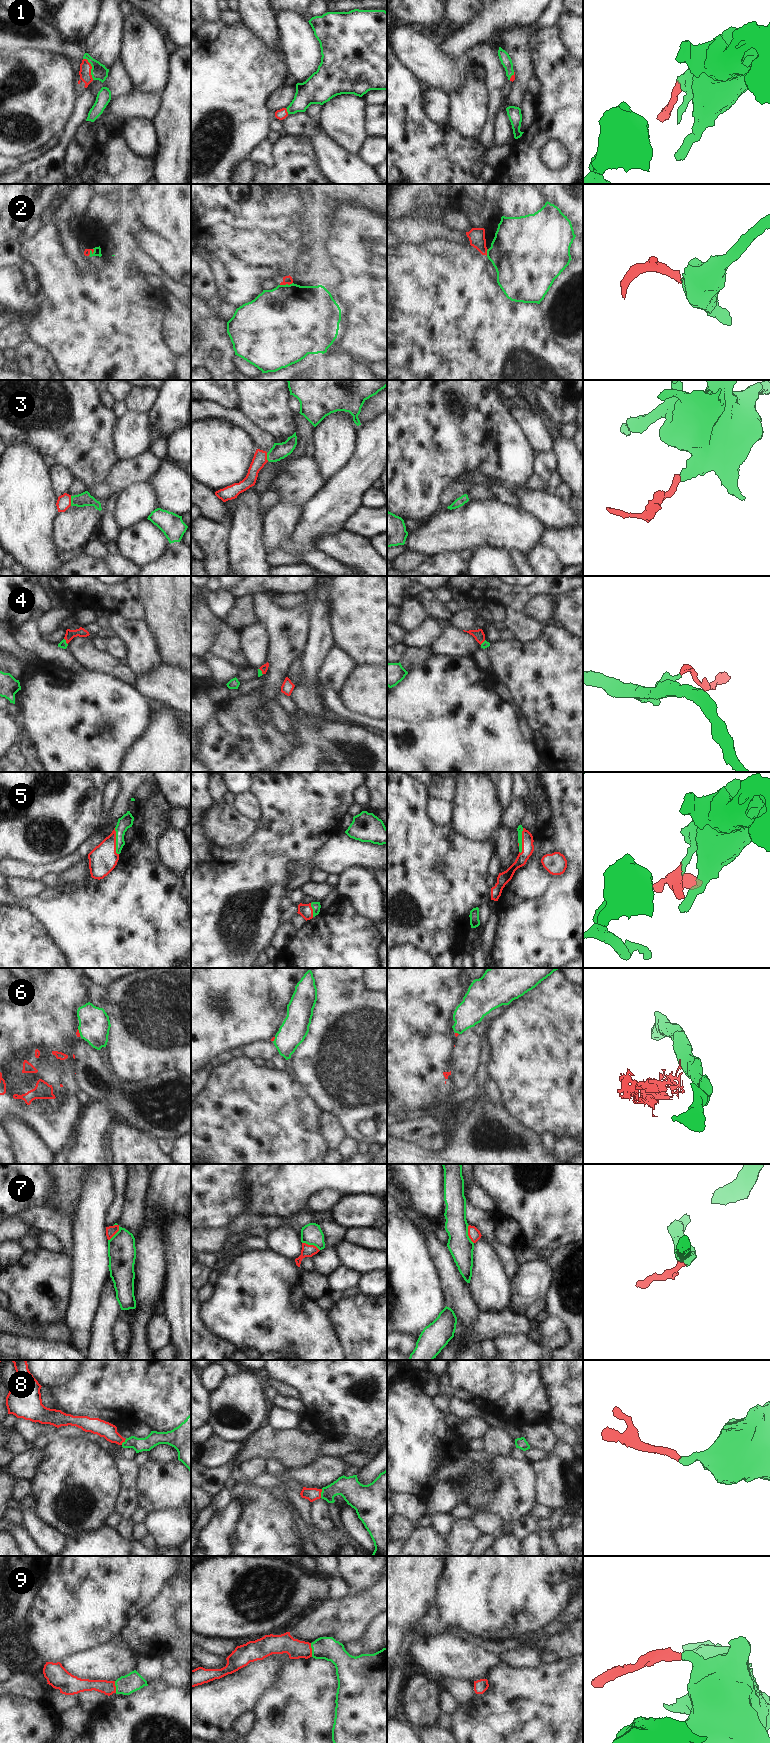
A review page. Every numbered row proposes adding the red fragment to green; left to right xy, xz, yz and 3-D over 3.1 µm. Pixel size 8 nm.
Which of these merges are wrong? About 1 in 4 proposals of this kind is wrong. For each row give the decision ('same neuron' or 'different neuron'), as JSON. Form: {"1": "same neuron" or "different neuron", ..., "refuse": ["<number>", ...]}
{"1": "same neuron", "2": "different neuron", "3": "same neuron", "4": "same neuron", "5": "same neuron", "6": "different neuron", "7": "different neuron", "8": "same neuron", "9": "same neuron", "refuse": ["2", "6", "7"]}

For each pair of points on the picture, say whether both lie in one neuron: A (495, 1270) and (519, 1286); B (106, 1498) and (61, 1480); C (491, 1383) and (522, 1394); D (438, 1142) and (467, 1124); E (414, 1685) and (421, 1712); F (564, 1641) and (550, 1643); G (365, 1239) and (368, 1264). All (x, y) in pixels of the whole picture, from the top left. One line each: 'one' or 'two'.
A: two
B: one
C: one
D: two
E: one
F: one
G: two

